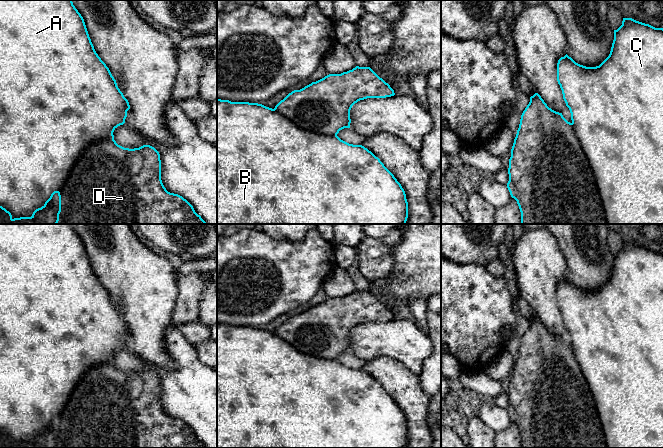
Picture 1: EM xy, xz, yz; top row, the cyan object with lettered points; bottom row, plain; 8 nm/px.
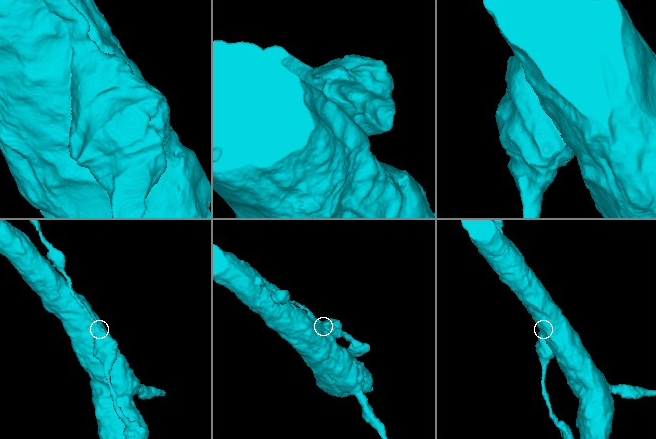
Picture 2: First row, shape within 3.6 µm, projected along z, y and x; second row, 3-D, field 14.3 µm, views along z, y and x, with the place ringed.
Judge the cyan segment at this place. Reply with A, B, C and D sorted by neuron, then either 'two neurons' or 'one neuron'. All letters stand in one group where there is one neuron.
groups A B C / D; two neurons

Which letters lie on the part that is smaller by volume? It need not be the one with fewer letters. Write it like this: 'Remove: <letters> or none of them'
Remove: D

